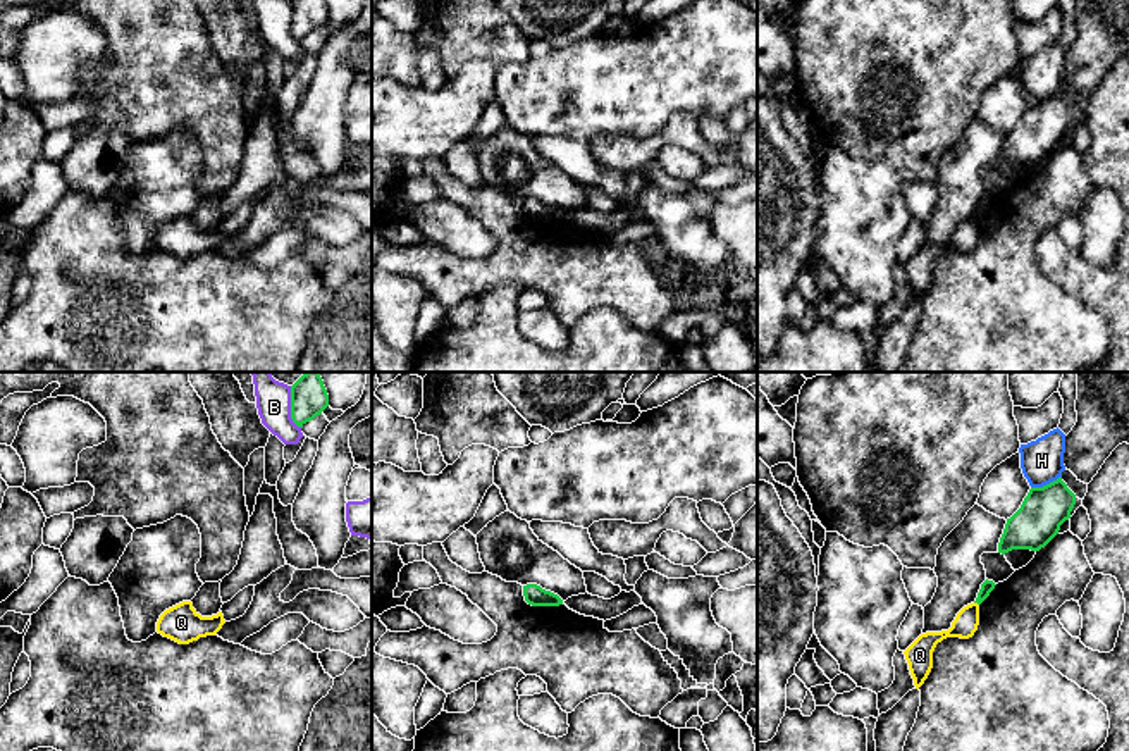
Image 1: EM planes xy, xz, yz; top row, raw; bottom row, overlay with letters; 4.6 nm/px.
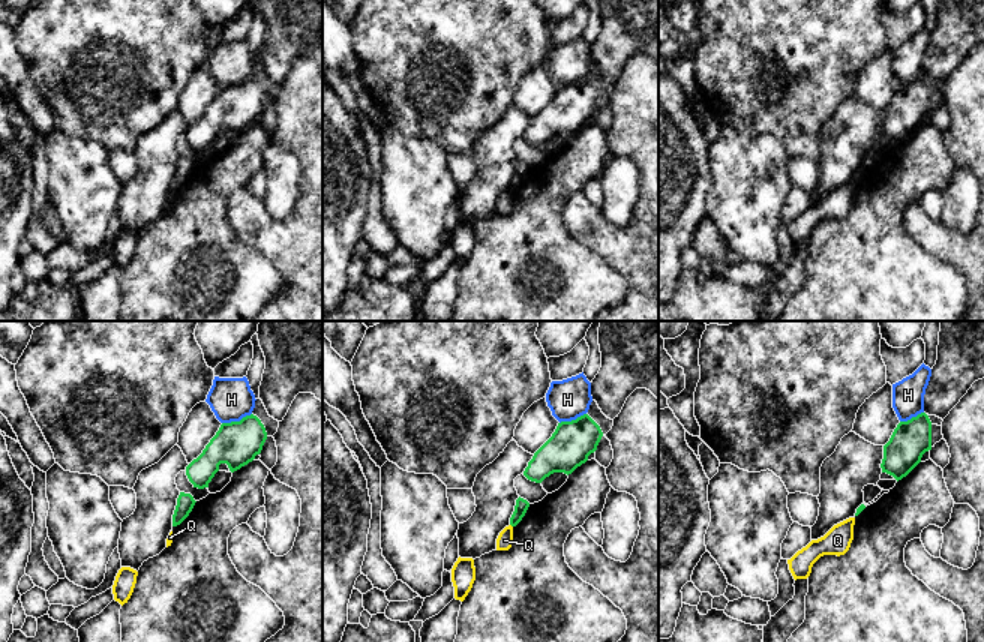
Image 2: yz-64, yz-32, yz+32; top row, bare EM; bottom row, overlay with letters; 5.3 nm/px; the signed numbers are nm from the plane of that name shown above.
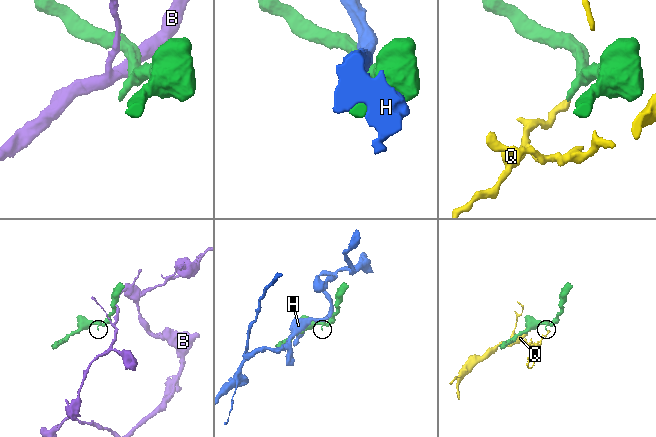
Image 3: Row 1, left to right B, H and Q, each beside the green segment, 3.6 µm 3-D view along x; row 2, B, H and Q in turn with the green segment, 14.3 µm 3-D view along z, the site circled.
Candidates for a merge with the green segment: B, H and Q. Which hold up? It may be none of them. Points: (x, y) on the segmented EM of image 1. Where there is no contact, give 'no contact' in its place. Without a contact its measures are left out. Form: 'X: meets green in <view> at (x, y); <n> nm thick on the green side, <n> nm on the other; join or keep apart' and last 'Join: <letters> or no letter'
B: meets green in xy at (291, 407); 180 nm thick on the green side, 160 nm on the other; keep apart
H: meets green in yz at (1047, 484); 220 nm thick on the green side, 200 nm on the other; keep apart
Q: meets green in yz at (976, 602); 60 nm thick on the green side, 120 nm on the other; keep apart
Join: no letter

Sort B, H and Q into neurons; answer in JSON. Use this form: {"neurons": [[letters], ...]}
{"neurons": [["B"], ["H"], ["Q"]]}

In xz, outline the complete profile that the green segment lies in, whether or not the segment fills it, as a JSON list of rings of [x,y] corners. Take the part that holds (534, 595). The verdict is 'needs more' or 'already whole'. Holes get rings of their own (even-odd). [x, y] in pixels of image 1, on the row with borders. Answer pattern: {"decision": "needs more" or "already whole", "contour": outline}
{"decision": "already whole", "contour": [[[537,584],[523,586],[523,596],[525,596],[525,601],[532,606],[559,606],[559,605],[563,605],[563,599],[558,594],[546,591]]]}

